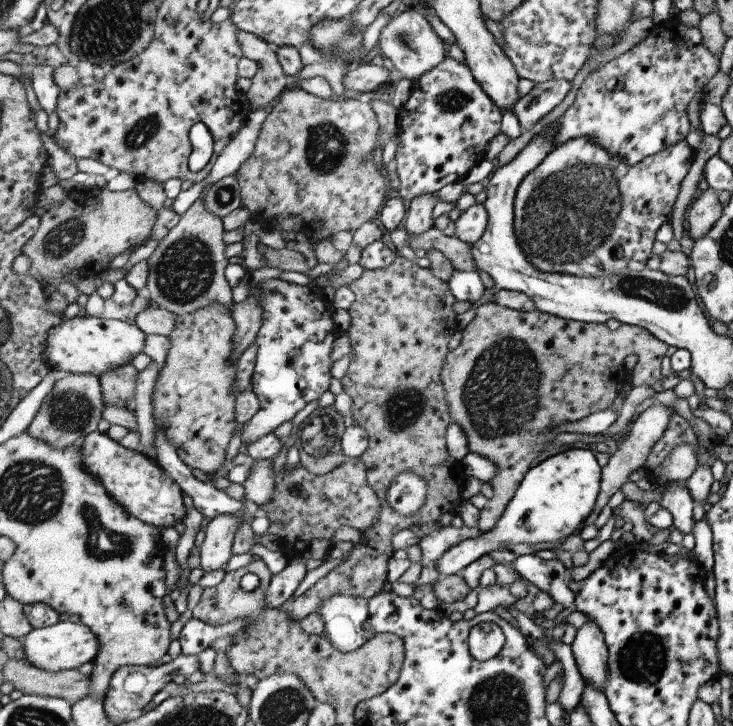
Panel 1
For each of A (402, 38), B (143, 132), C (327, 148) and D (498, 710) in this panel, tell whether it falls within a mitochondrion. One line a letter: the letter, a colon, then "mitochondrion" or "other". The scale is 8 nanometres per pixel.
A: mitochondrion
B: mitochondrion
C: mitochondrion
D: mitochondrion

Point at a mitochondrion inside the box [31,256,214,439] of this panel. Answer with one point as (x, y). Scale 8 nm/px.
(69, 411)

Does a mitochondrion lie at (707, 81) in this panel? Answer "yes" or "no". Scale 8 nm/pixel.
no

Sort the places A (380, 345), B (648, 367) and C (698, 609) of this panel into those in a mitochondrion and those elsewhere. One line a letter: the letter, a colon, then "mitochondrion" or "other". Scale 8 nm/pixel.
A: other
B: other
C: other

